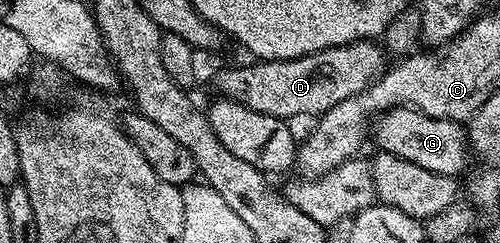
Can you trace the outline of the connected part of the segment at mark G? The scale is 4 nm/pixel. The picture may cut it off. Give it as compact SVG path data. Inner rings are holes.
M396 105L394 109L378 114L375 123L375 141L384 153L409 159L409 163L417 163L417 167L425 167L425 171L433 171L446 177L458 178L459 172L467 165L467 130L460 122L437 119L425 115L419 109Z

